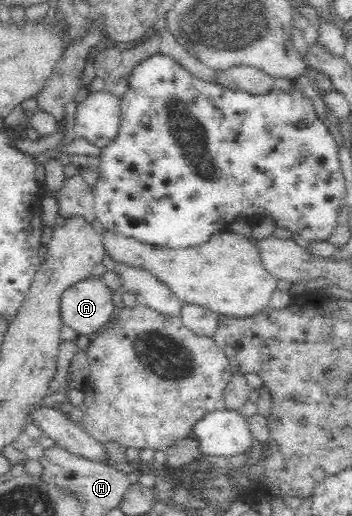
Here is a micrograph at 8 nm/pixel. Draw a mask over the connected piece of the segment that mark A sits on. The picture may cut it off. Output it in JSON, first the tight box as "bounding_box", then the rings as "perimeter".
{"bounding_box":[60,276,115,336],"perimeter":[[[94,276],[69,286],[61,296],[60,313],[65,326],[91,336],[111,320],[115,305],[111,288]]]}

